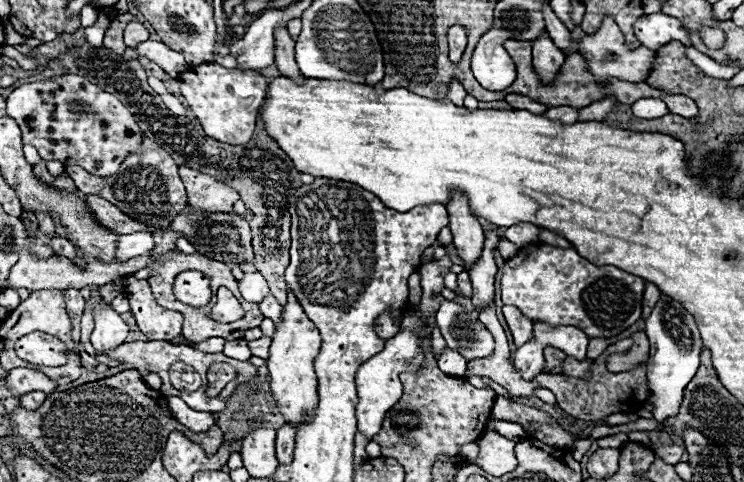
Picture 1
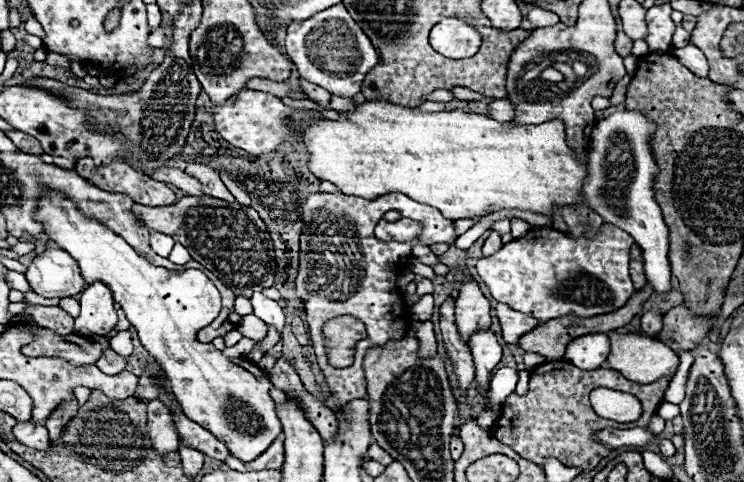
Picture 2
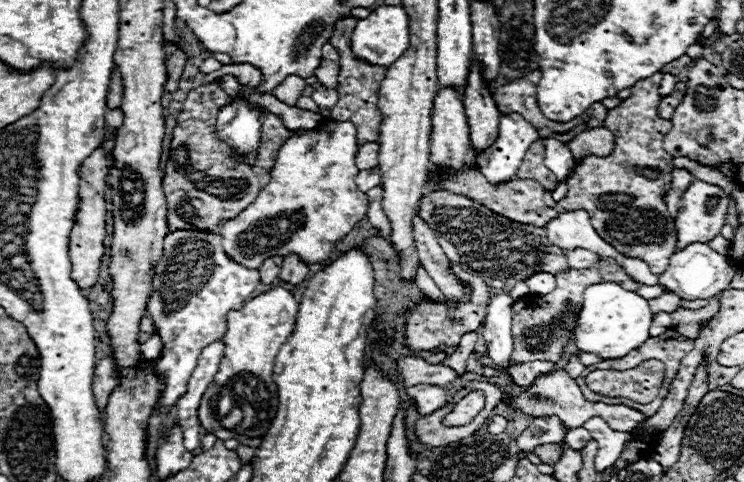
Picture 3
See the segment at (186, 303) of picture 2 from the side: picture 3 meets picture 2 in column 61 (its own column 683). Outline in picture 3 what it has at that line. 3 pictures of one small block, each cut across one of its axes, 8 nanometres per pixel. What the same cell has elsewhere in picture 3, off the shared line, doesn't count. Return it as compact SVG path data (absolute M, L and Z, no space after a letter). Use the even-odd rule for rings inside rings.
M694 178L688 190L682 194L680 204L678 204L678 218L676 218L676 228L678 228L678 248L684 248L692 242L710 242L714 236L720 234L720 228L724 224L724 216L728 210L728 196L726 192L710 182Z

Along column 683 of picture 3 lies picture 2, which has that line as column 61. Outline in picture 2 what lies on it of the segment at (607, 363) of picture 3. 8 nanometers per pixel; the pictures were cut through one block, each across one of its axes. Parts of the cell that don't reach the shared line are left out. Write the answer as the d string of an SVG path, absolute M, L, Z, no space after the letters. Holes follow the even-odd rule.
M36 326L34 332L34 342L21 348L22 354L28 358L60 356L62 360L68 360L74 366L86 366L96 364L96 360L102 356L102 344L90 342L78 334L60 336L42 326Z

